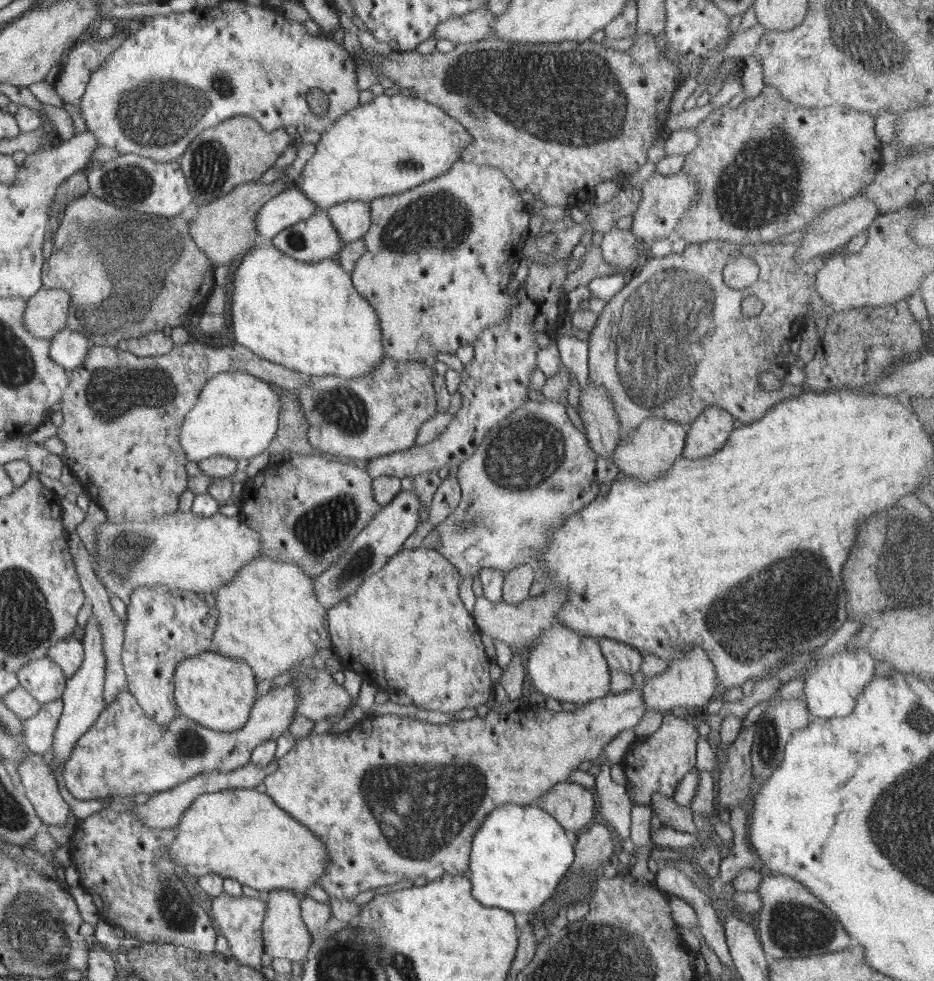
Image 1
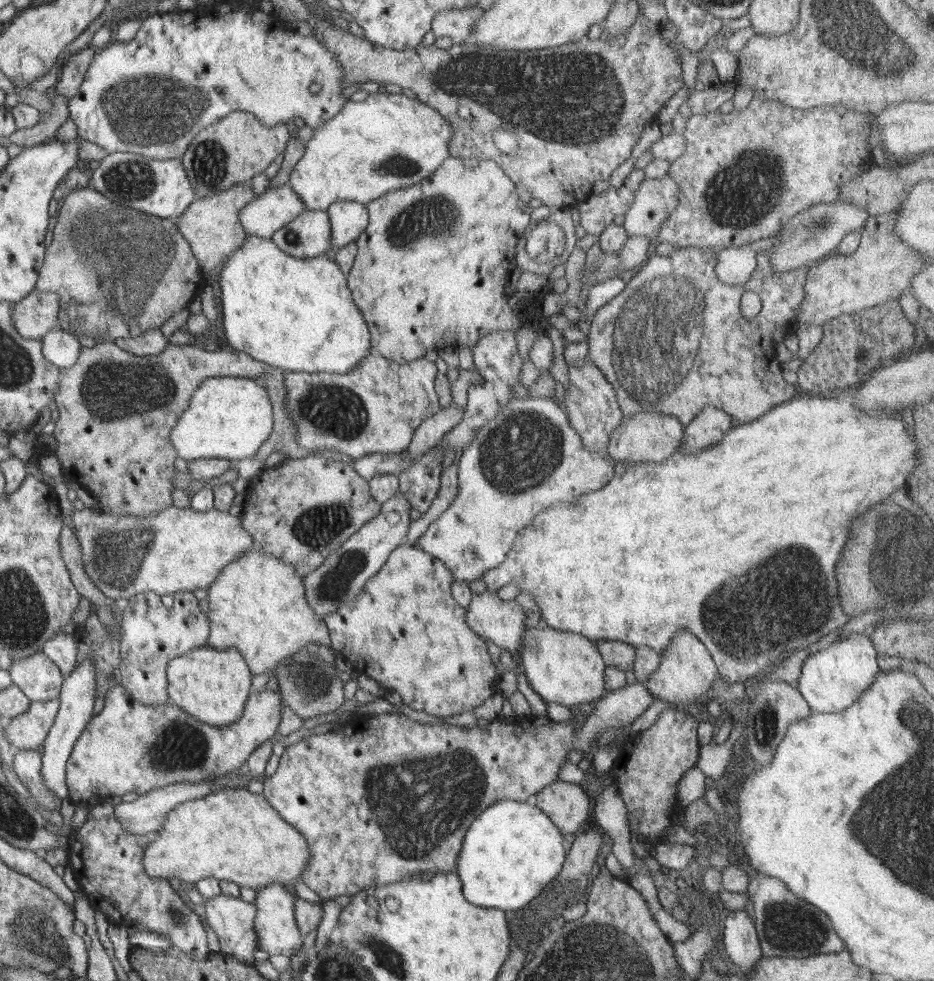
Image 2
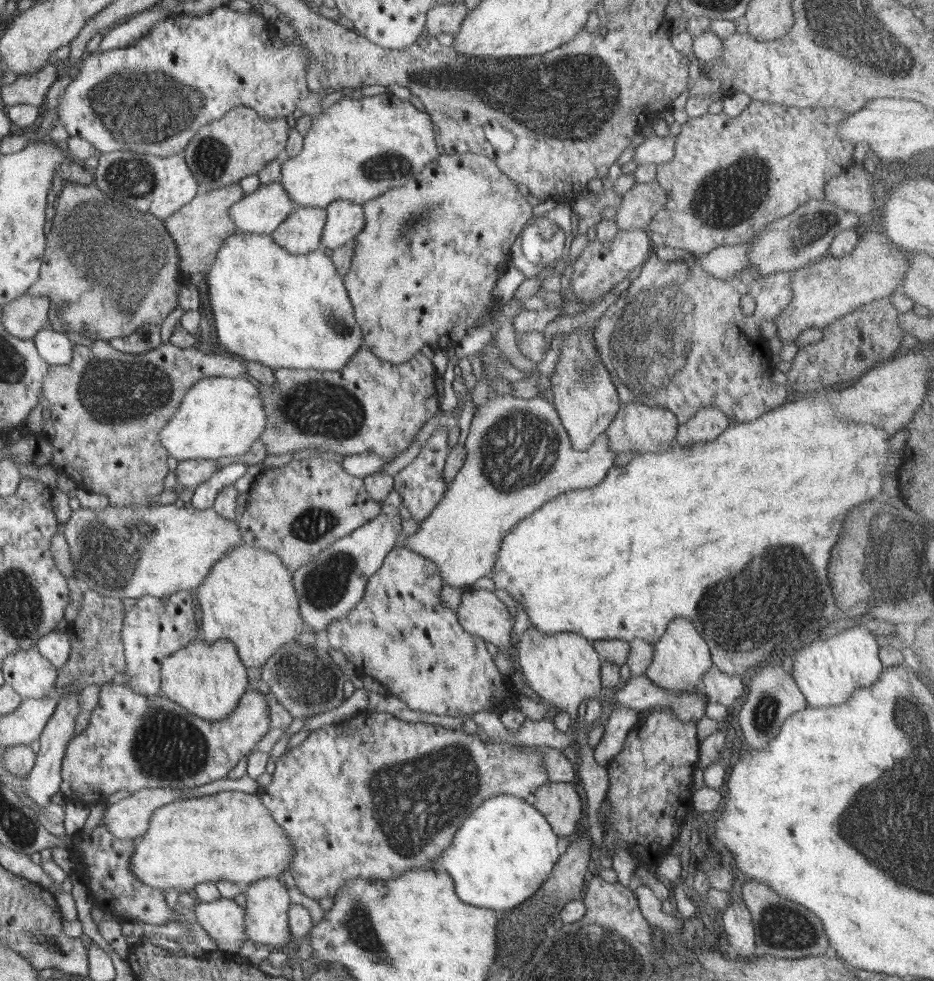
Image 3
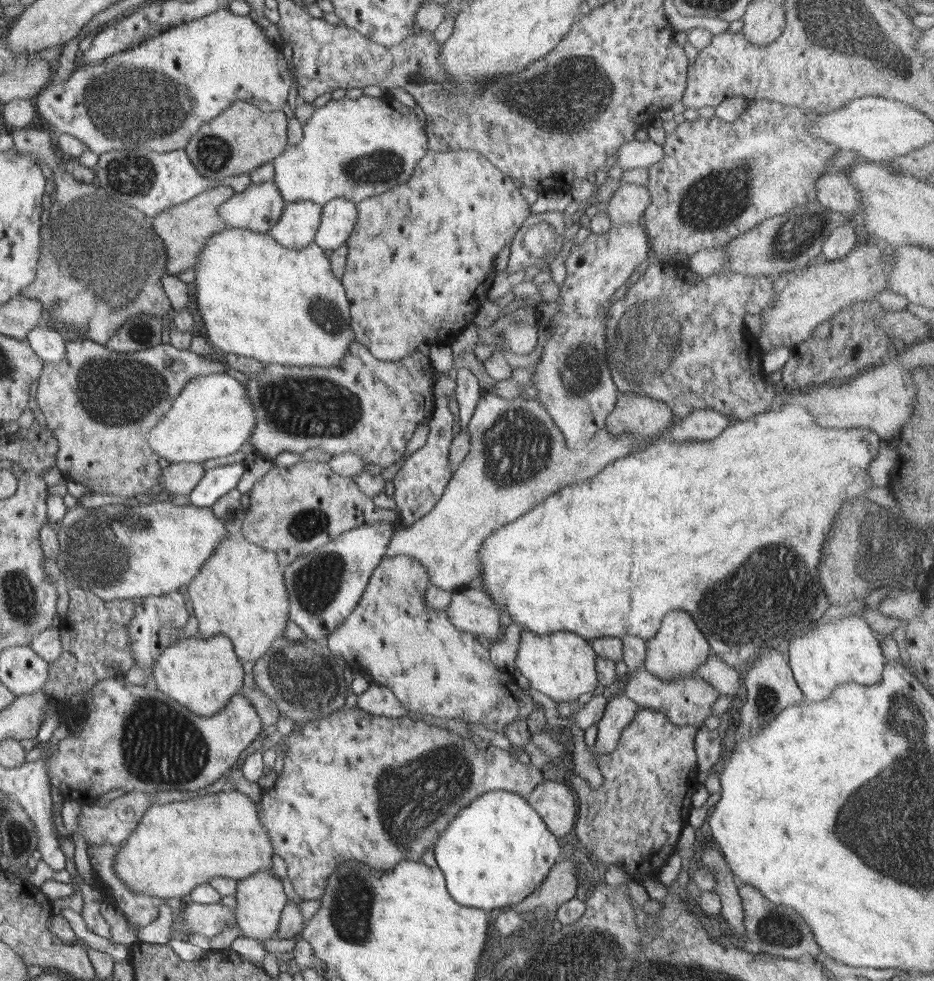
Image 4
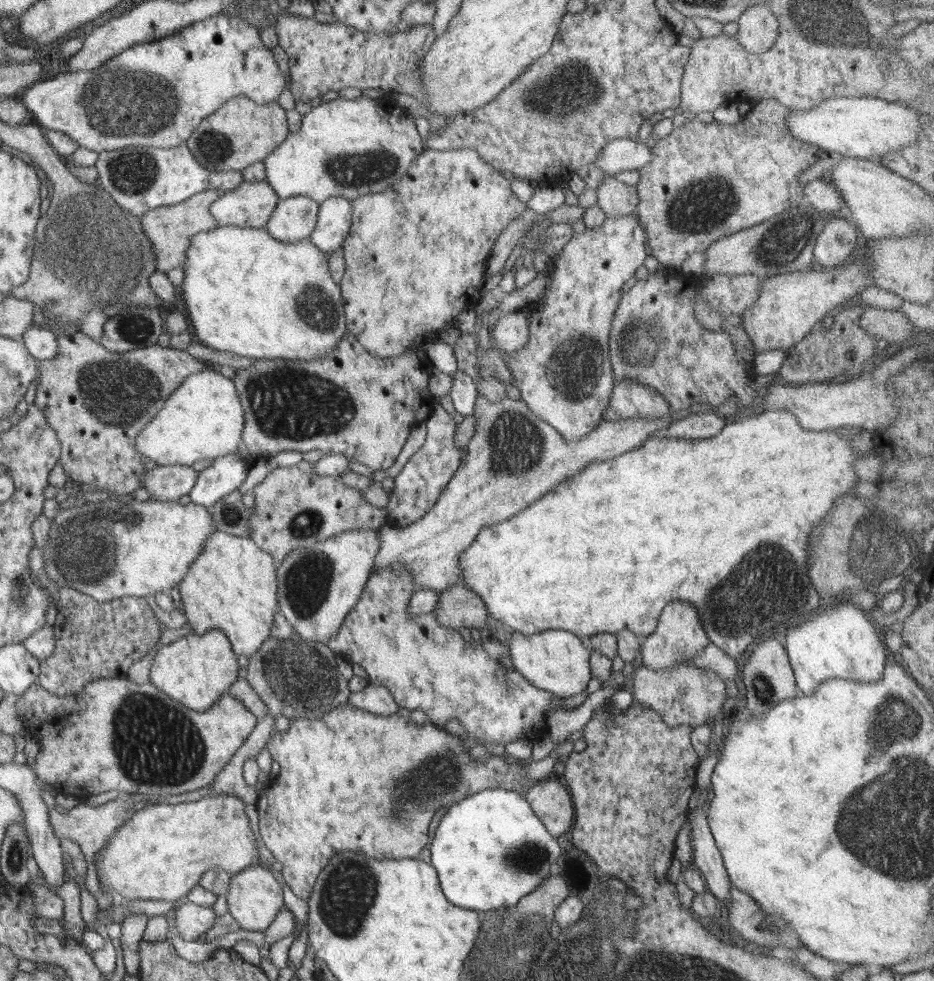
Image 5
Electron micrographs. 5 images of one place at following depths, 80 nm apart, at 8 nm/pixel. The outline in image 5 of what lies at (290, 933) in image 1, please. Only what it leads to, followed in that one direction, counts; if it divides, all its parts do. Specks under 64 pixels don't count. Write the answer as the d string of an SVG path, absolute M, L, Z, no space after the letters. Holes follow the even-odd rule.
M253 864L238 874L231 875L229 891L225 894L228 900L228 912L236 919L242 930L265 932L274 922L284 904L282 887L277 877L272 875L266 864Z

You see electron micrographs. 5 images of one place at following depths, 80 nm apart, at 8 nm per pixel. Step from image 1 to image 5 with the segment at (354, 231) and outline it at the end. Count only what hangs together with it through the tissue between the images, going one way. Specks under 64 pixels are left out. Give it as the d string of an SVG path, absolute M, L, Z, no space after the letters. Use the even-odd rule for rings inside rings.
M330 197L319 205L317 223L309 239L327 254L343 246L352 222L351 199Z

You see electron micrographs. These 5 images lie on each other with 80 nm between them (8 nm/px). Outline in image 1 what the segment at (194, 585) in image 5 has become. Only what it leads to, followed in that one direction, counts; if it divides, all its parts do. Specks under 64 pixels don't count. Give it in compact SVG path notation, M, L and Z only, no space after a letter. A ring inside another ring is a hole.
M264 554L245 564L236 577L215 591L219 612L213 636L213 650L228 658L239 658L253 670L256 679L272 681L301 662L311 660L319 651L332 647L327 611L317 599L315 580L304 574L296 563L277 561Z

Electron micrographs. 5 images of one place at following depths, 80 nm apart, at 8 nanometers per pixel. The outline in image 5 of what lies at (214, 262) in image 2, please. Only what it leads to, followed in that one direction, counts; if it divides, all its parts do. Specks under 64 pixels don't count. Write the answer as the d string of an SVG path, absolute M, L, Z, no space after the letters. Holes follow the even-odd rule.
M210 189L194 194L184 202L174 205L159 206L145 212L142 217L142 226L145 235L151 240L157 270L167 273L174 268L182 267L186 262L186 251L191 243L191 238L199 232L206 232L218 226L216 219L211 215L210 207L222 192Z

